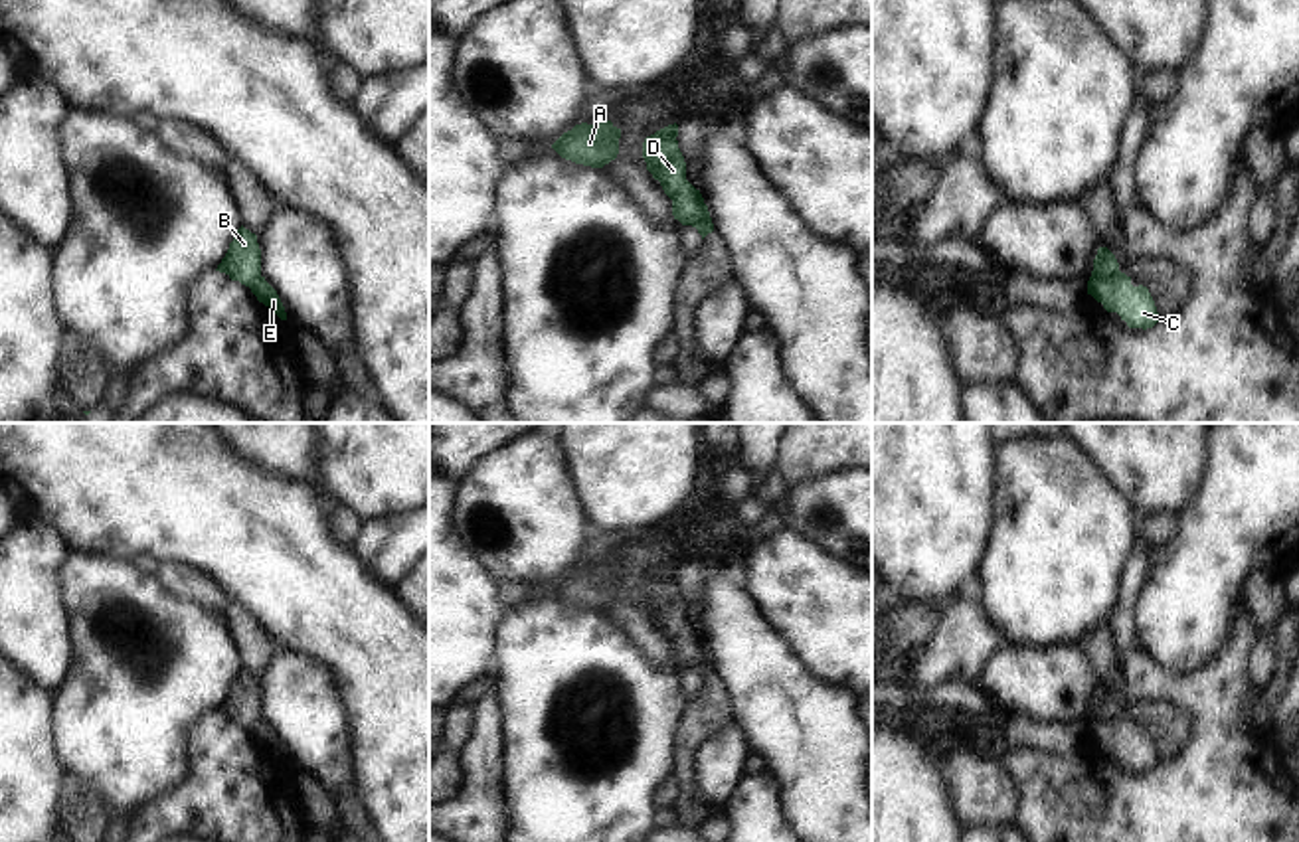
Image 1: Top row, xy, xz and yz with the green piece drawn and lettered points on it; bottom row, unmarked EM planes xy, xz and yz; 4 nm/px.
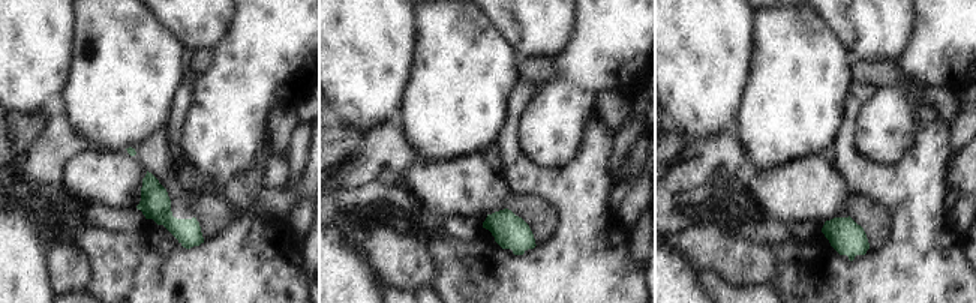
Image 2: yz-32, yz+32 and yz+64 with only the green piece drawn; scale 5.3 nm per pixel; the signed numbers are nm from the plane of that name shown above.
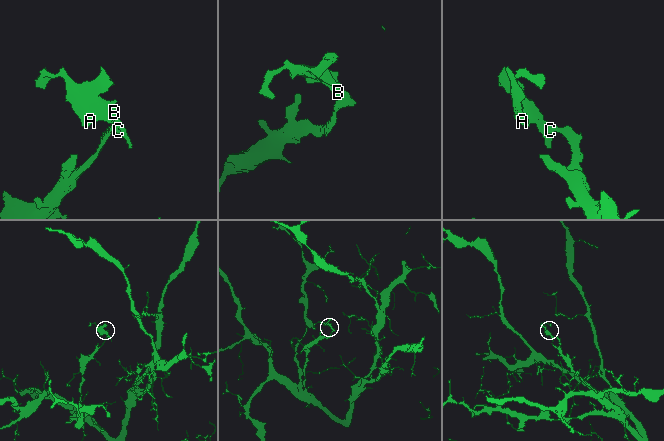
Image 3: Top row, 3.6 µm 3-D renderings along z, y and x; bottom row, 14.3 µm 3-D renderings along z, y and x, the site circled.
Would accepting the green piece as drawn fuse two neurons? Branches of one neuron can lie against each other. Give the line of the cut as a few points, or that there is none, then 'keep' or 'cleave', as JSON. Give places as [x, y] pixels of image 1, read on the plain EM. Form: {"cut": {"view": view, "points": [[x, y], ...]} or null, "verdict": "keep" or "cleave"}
{"cut": {"view": "yz", "points": [[1120, 714], [1090, 722]]}, "verdict": "cleave"}

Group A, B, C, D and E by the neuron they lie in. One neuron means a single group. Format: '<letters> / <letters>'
A B D / C E

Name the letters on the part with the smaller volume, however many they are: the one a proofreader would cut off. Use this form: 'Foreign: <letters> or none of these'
Foreign: A, B, D

